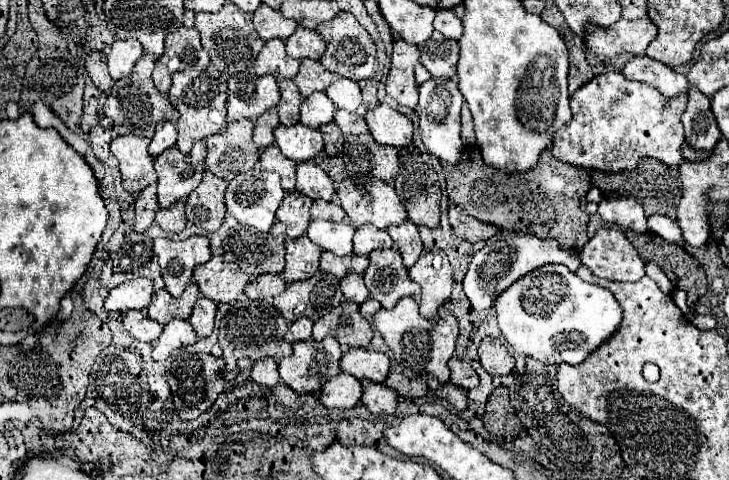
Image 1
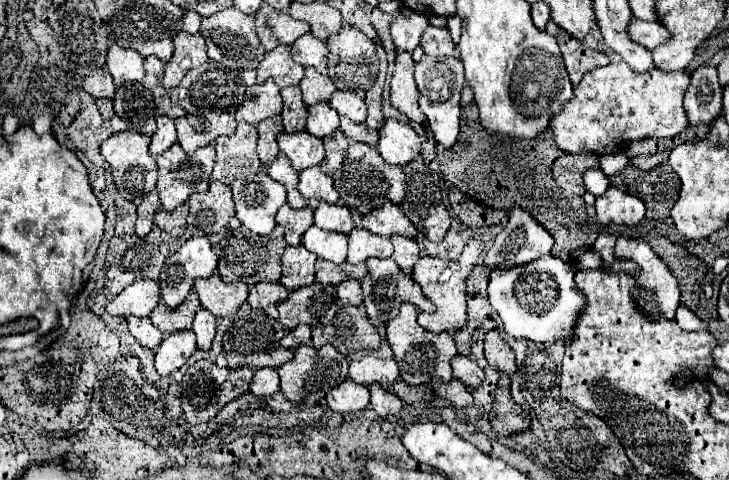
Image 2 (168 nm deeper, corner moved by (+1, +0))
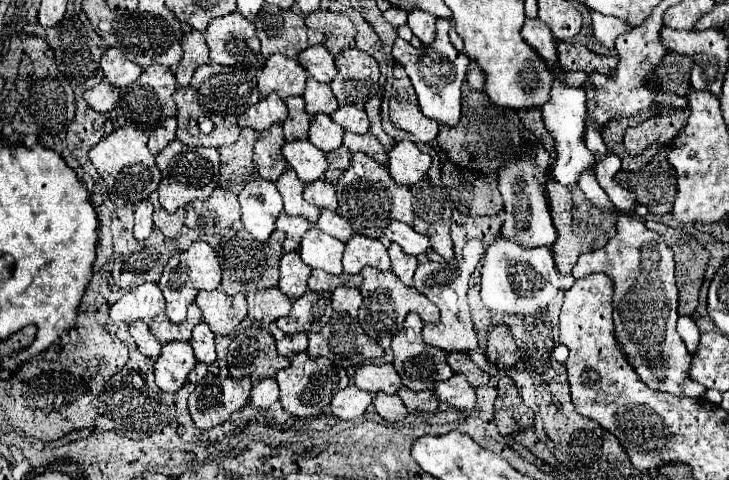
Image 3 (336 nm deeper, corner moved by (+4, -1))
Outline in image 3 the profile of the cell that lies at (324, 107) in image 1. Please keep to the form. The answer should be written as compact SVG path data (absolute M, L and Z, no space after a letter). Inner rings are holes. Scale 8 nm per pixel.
M317 113L311 117L311 127L309 127L309 141L319 147L321 151L331 151L341 145L343 139L343 127L335 123L329 115Z

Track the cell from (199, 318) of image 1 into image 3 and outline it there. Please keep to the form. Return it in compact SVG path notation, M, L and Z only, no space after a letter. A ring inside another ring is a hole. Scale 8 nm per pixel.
M201 321L199 325L195 325L193 329L193 337L191 337L191 345L195 349L195 357L197 361L203 361L203 363L213 363L217 357L215 357L215 339L213 339L213 331L209 329L209 325L205 321Z

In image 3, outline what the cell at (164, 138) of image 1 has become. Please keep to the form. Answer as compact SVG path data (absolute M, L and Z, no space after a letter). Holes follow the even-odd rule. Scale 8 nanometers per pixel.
M167 117L167 119L153 131L153 135L149 137L149 151L151 151L153 155L157 155L165 145L169 145L171 141L175 141L175 127L177 127L175 117Z

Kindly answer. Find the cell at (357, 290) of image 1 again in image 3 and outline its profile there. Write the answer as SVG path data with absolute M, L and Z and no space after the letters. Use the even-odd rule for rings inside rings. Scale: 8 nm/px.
M337 287L331 295L333 299L333 309L335 311L351 311L351 309L359 309L361 307L361 301L363 301L363 295L359 289L355 287Z

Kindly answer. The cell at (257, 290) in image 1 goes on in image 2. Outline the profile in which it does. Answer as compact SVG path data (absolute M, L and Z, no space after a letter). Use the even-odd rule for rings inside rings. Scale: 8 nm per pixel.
M260 282L260 284L256 284L256 286L250 290L248 304L250 304L254 310L260 310L260 308L266 308L266 306L270 306L270 304L284 302L286 298L288 298L288 290L286 290L282 284Z

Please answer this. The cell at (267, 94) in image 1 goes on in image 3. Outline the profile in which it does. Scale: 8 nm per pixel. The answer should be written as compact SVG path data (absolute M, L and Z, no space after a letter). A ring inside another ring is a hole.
M275 93L263 97L261 101L253 103L251 107L247 107L239 117L237 123L239 127L253 127L257 131L263 131L265 127L273 125L273 123L281 123L287 115L287 107L283 103L283 99Z

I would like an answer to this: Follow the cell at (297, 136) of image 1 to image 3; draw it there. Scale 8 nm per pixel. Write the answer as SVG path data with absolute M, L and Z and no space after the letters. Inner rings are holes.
M307 139L287 141L283 145L281 153L287 159L287 163L295 169L299 179L305 181L305 183L321 179L325 169L327 169L325 153L321 149L317 149L317 147L313 147L313 143L309 143Z

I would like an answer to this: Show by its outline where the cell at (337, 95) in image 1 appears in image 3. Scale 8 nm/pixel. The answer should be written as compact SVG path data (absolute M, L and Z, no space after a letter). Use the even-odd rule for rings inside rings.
M341 105L333 115L331 115L339 125L343 125L345 129L353 131L353 133L367 133L369 131L369 119L367 113L363 109L359 109L357 105Z

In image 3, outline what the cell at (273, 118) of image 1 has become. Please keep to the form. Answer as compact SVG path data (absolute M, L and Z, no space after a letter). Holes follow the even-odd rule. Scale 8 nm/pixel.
M279 123L271 125L265 131L259 131L259 137L253 149L253 161L257 165L261 179L277 181L281 171L287 169L287 161L281 155L281 143L285 143L285 137Z

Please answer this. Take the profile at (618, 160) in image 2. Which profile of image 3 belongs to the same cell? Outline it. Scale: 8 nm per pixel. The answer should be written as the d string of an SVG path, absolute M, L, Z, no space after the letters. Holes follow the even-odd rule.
M609 153L597 163L597 181L605 187L605 193L619 211L617 235L609 239L603 249L583 253L575 267L573 277L579 279L591 273L607 273L615 281L613 295L613 321L615 335L635 367L637 375L655 391L667 391L677 397L705 397L707 389L689 377L691 355L675 331L677 323L677 285L675 285L675 261L673 251L661 239L659 233L649 231L641 221L629 217L629 207L635 203L635 195L617 185L615 173L621 169L621 159Z

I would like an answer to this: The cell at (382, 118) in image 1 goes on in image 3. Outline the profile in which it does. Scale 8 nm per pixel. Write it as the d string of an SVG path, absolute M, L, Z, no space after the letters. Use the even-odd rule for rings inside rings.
M397 141L389 149L387 157L387 169L391 177L403 185L417 183L431 165L431 157L419 151L419 147L413 141Z

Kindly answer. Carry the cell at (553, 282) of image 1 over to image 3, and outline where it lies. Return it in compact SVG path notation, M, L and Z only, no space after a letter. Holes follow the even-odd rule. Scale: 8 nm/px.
M497 239L487 247L481 267L481 301L491 311L507 315L537 317L547 311L547 305L559 291L567 291L571 285L569 275L561 275L553 263L549 247L527 249L511 239Z

